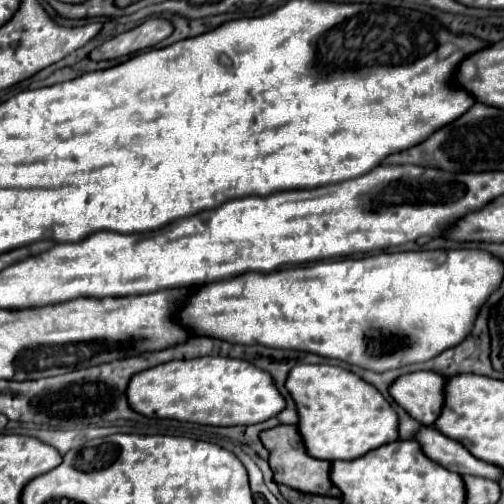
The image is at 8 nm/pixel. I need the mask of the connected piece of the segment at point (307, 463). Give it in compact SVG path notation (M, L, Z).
M281 424L281 426L273 428L273 430L263 432L261 440L263 440L265 448L271 452L269 464L271 464L271 470L275 474L275 482L277 484L285 484L285 486L295 488L299 492L341 498L341 490L329 478L331 464L327 460L317 460L317 458L313 458L313 456L307 454L303 436L301 436L301 432L299 432L297 426L285 426L285 424Z

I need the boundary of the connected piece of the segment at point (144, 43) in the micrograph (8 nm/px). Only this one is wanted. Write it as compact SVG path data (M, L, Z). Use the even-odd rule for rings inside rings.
M155 16L155 18L141 22L139 26L131 28L131 30L103 42L89 56L93 60L111 60L111 58L119 58L119 56L129 56L139 50L153 48L155 44L159 44L161 40L171 36L171 32L173 32L173 24L165 18Z

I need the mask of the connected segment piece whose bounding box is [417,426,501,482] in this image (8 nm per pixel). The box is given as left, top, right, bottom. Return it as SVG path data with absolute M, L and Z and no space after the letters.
M423 426L417 432L417 440L423 446L423 452L429 454L431 460L439 462L447 470L453 470L455 474L461 474L461 476L473 474L473 476L489 478L493 482L497 482L497 478L501 476L499 466L481 462L479 458L473 458L473 454L469 454L469 450L463 450L461 442L455 442L449 436L443 436L435 428Z

